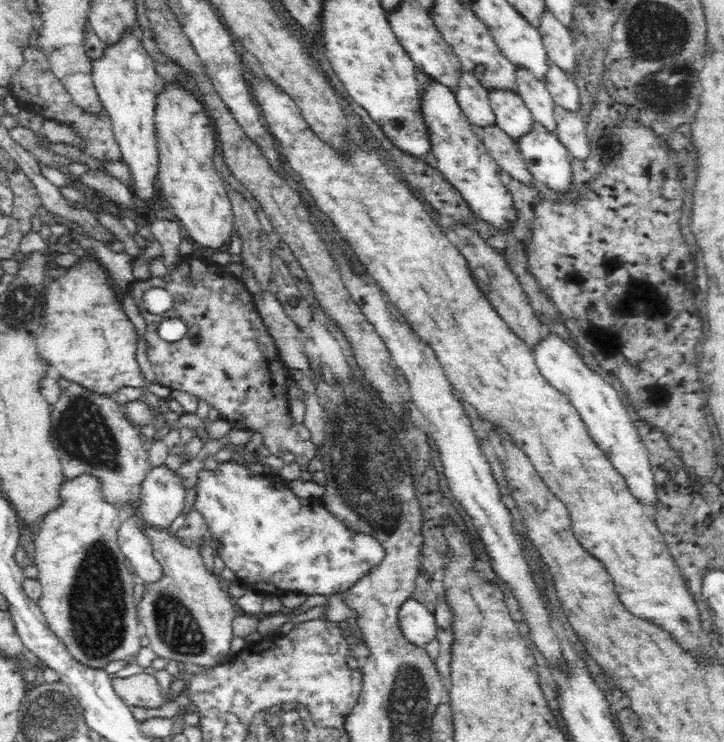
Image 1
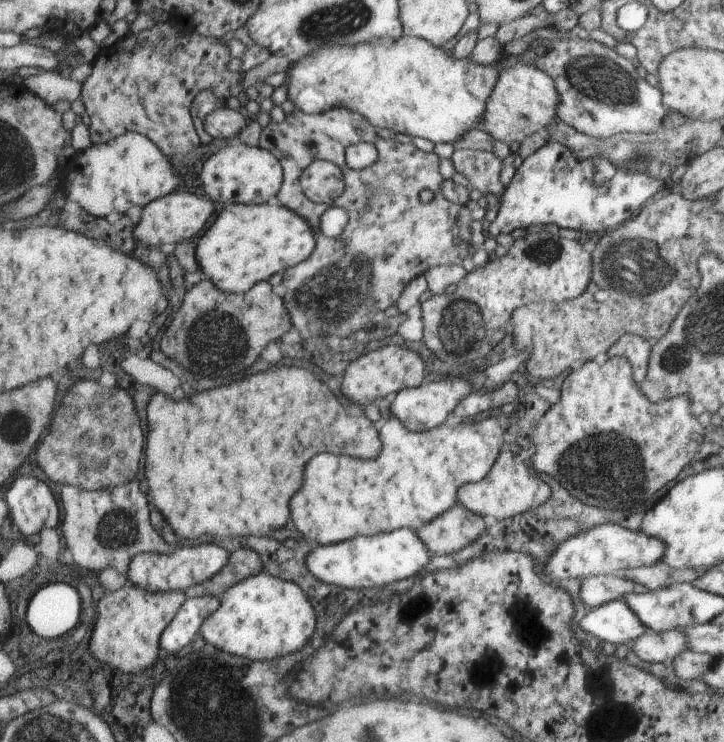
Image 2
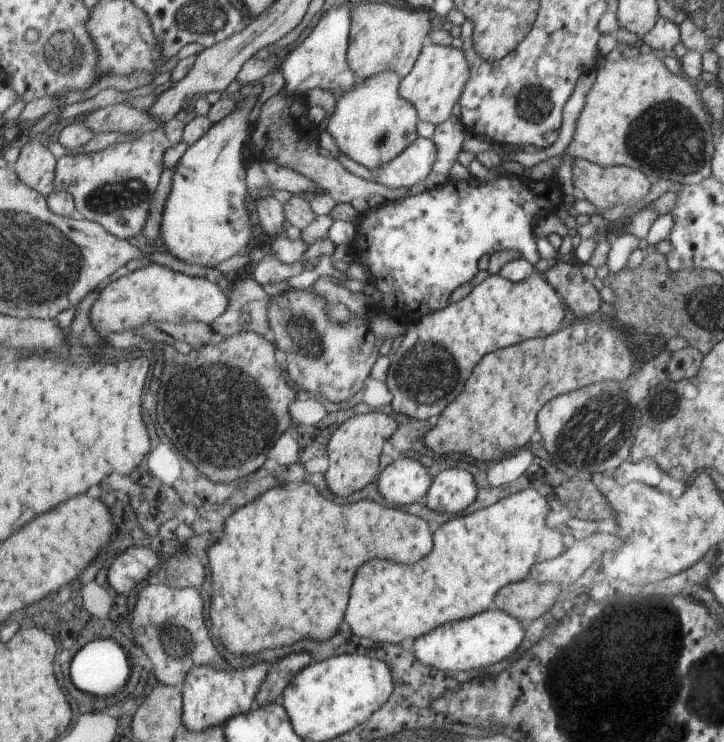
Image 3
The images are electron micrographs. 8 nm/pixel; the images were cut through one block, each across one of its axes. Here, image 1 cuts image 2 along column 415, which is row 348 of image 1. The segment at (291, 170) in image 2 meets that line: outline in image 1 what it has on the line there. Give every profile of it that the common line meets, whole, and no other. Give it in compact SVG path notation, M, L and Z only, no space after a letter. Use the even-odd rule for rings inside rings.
M202 258L182 260L176 268L170 268L164 278L148 278L148 280L140 280L140 282L135 280L132 283L131 298L139 307L142 316L144 316L144 310L140 306L144 293L149 288L158 287L168 290L175 301L173 311L164 317L174 315L186 321L188 332L180 341L162 340L162 337L156 336L156 330L164 317L148 312L145 332L146 354L156 370L156 382L162 387L180 390L195 396L198 400L206 401L211 408L219 412L221 418L231 423L233 427L252 430L252 432L260 431L263 447L276 451L282 457L291 455L291 458L301 466L302 471L308 471L310 460L317 452L317 445L312 441L310 431L304 427L304 423L296 424L290 417L289 398L287 398L287 388L284 387L286 380L290 377L290 369L278 354L277 343L274 342L273 335L269 333L261 314L257 311L253 296L246 285L232 272L218 264ZM190 336L197 338L197 341L188 340Z

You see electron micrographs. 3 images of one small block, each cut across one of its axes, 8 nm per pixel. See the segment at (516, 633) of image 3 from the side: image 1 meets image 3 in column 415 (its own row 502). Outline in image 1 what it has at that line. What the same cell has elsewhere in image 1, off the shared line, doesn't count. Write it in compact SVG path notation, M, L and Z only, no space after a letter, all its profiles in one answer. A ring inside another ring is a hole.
M556 333L539 339L531 347L531 351L542 376L576 407L586 423L590 437L601 447L614 468L622 474L630 492L641 503L654 506L655 476L649 463L649 452L642 439L642 430L638 428L635 416L628 416L629 404L620 400L619 392L616 392L606 380L602 380L596 372L592 372L579 352L576 352L576 348L568 346L560 336L556 336Z

